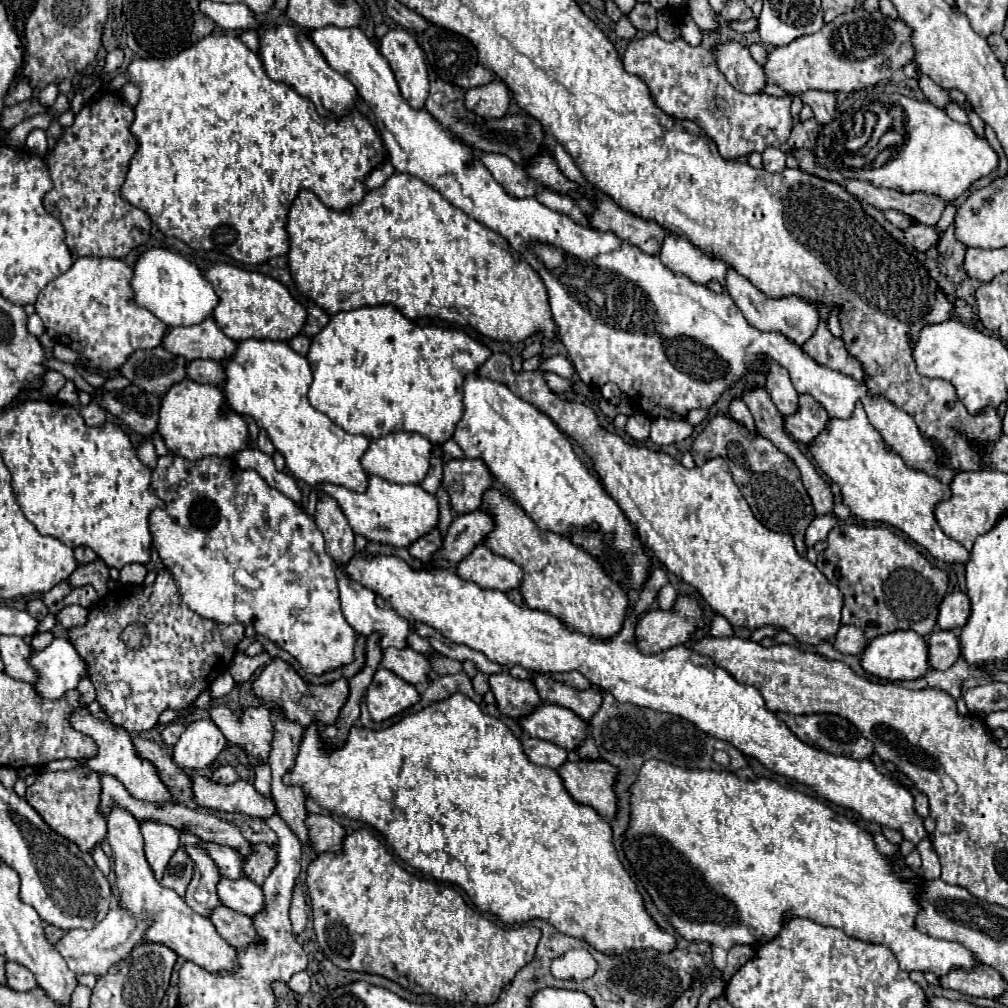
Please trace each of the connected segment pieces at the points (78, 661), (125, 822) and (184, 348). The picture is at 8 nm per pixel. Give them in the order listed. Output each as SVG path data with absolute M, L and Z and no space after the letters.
M56 638L44 650L34 650L30 646L28 664L32 664L38 674L34 690L46 700L62 698L66 690L76 688L80 678L88 674L86 662L66 638Z
M116 806L108 814L108 834L106 840L114 852L114 872L116 886L120 890L120 908L128 908L138 920L150 920L150 928L144 932L146 942L158 942L172 948L184 960L192 960L208 972L234 970L236 968L236 950L216 932L214 924L194 912L182 896L162 884L152 876L152 868L144 856L144 840L140 834L140 822L124 808Z
M208 318L194 326L168 328L162 340L162 348L176 356L184 356L186 360L204 358L220 362L234 354L236 342L230 340L212 318Z

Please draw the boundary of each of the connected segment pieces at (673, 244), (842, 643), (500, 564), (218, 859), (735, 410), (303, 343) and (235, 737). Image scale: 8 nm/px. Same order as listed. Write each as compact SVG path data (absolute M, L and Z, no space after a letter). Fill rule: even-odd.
M670 234L662 242L660 256L662 264L672 272L686 274L696 284L708 284L710 280L718 280L724 286L728 264L720 258L710 258L694 244L688 244L682 236Z
M840 626L840 630L834 636L832 646L842 652L842 654L852 654L852 656L860 656L862 650L866 648L866 638L860 632L860 628L856 626Z
M478 544L458 566L456 574L464 580L472 580L482 588L506 592L518 588L522 582L522 568L512 560L490 552L484 544Z
M200 840L200 848L204 848L208 856L212 856L222 876L232 880L242 876L242 858L236 852L232 852L232 848L216 848L216 844L208 844L206 840Z
M732 398L730 406L728 406L728 412L734 420L738 420L740 424L744 424L750 432L756 432L756 426L754 426L754 420L752 420L752 414L748 410L748 406L742 402L742 398Z
M298 334L298 336L294 336L290 342L288 342L288 346L294 350L294 352L298 352L298 354L306 354L308 352L308 348L310 348L310 338L308 336L304 336L304 334Z
M208 690L202 692L194 704L198 708L210 710L210 718L222 730L222 734L226 736L228 742L238 744L244 752L250 752L254 756L260 756L262 760L268 760L274 730L272 730L270 714L264 706L246 708L246 710L242 710L242 714L236 716L226 706L212 704Z

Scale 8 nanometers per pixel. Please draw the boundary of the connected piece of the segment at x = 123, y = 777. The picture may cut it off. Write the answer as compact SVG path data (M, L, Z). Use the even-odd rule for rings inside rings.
M88 710L76 712L74 716L70 716L70 724L76 730L80 730L80 732L88 734L90 738L94 738L94 742L98 744L98 756L94 756L92 760L86 762L88 768L92 768L98 774L110 774L110 776L118 778L126 786L126 790L134 798L138 798L138 800L146 800L146 802L172 802L172 796L166 790L166 786L160 782L156 768L148 760L142 760L136 754L136 750L132 746L132 740L130 740L130 734L124 728L108 724L108 722L102 722L98 718L94 718Z

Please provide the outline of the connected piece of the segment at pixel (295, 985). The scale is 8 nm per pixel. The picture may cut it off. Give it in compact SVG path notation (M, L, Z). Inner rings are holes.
M302 970L302 972L298 972L298 974L294 974L294 976L290 978L288 986L290 986L290 990L296 992L296 994L306 994L308 988L310 988L310 976Z

